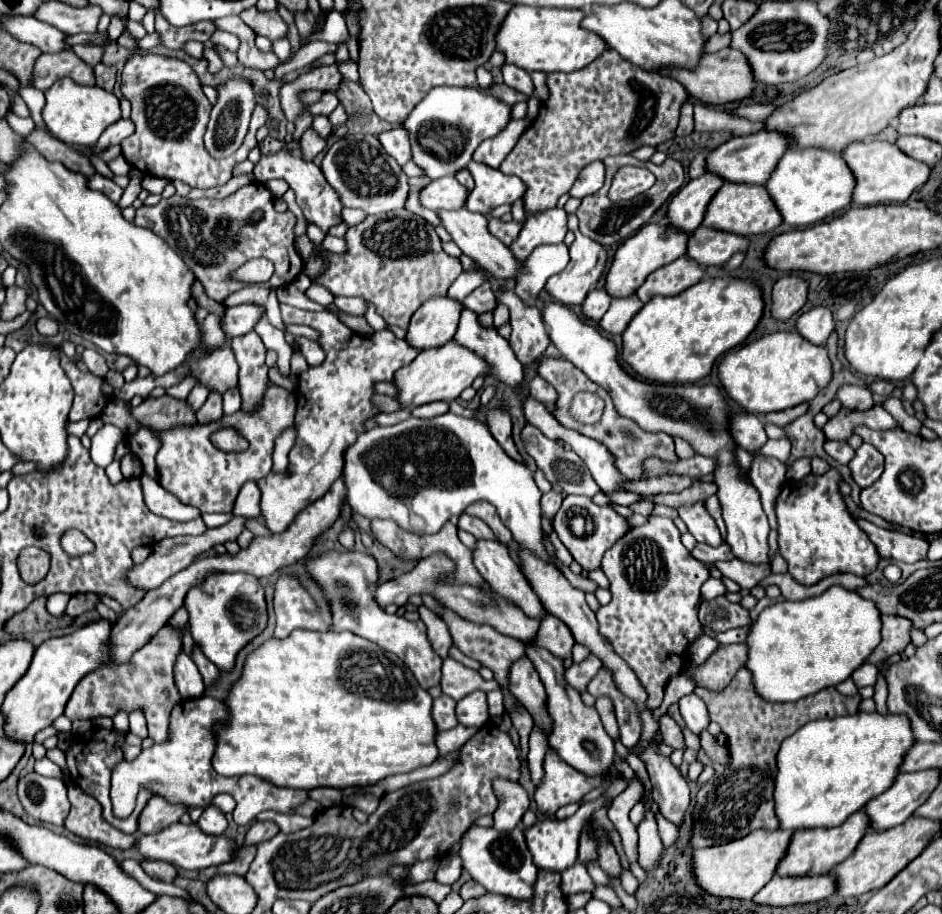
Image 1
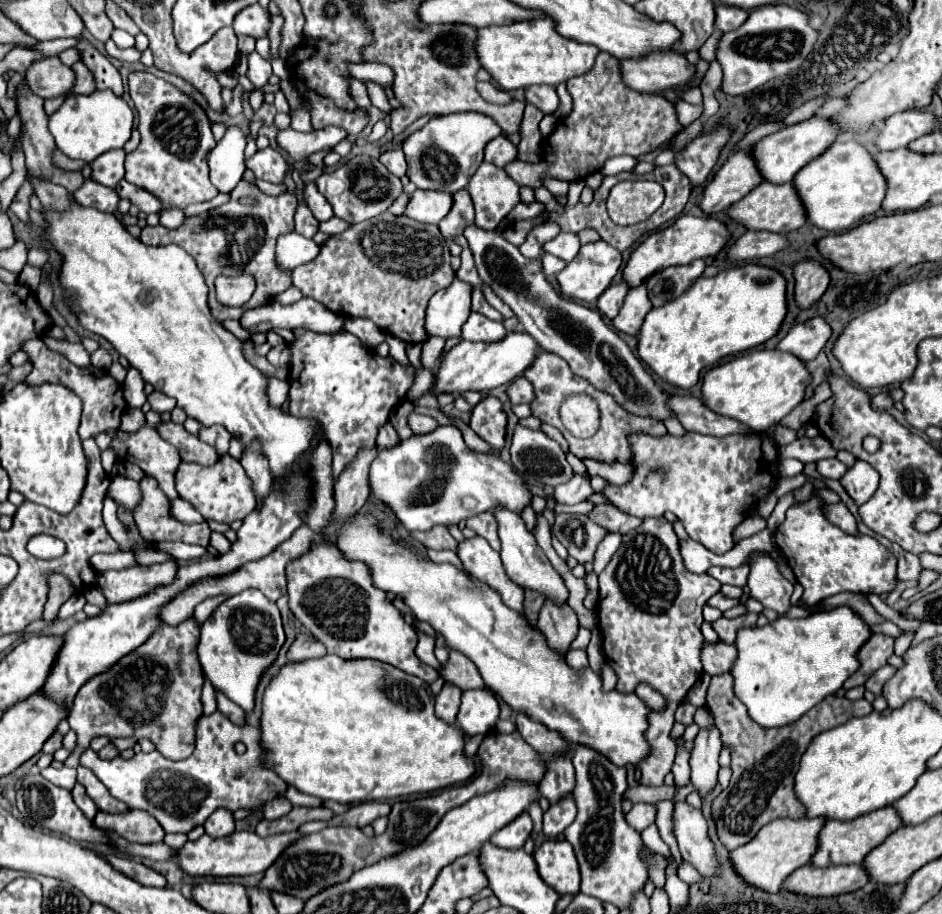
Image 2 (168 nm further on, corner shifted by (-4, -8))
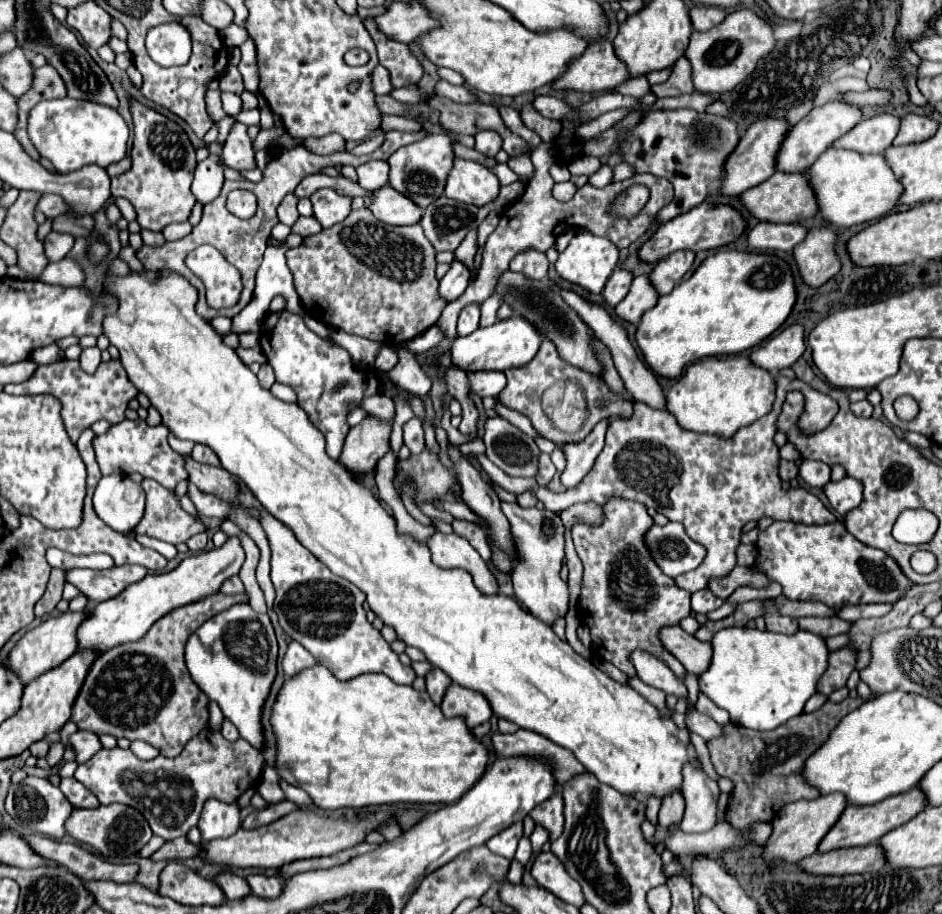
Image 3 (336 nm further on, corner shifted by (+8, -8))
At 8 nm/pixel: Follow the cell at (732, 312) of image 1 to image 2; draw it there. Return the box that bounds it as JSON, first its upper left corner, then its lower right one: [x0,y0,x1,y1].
[638,264,788,388]

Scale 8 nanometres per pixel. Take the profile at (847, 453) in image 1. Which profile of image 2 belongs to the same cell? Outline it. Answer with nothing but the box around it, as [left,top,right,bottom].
[816,458,846,480]

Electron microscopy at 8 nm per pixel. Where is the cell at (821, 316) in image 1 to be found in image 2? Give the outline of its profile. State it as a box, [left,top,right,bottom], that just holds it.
[776,316,830,362]

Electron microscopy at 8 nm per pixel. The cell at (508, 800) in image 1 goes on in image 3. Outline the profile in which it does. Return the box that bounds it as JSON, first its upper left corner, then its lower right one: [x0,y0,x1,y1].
[486,822,522,858]

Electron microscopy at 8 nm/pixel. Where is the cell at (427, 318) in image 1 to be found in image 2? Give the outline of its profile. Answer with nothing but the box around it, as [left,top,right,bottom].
[426,278,472,338]

